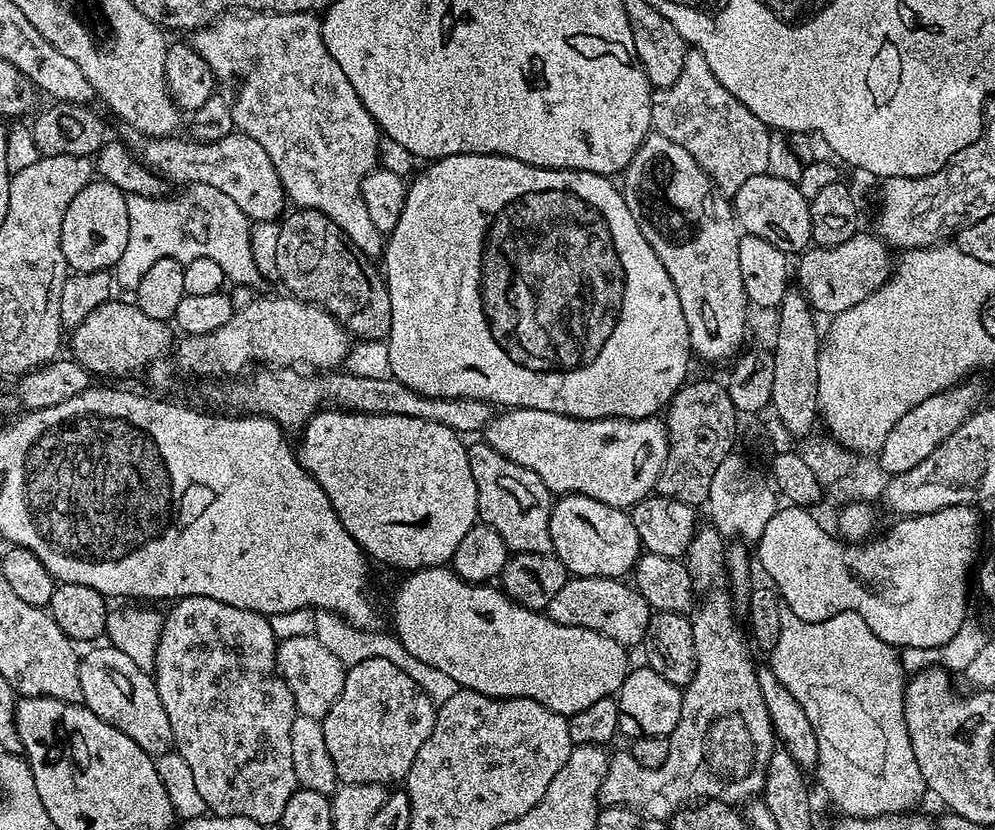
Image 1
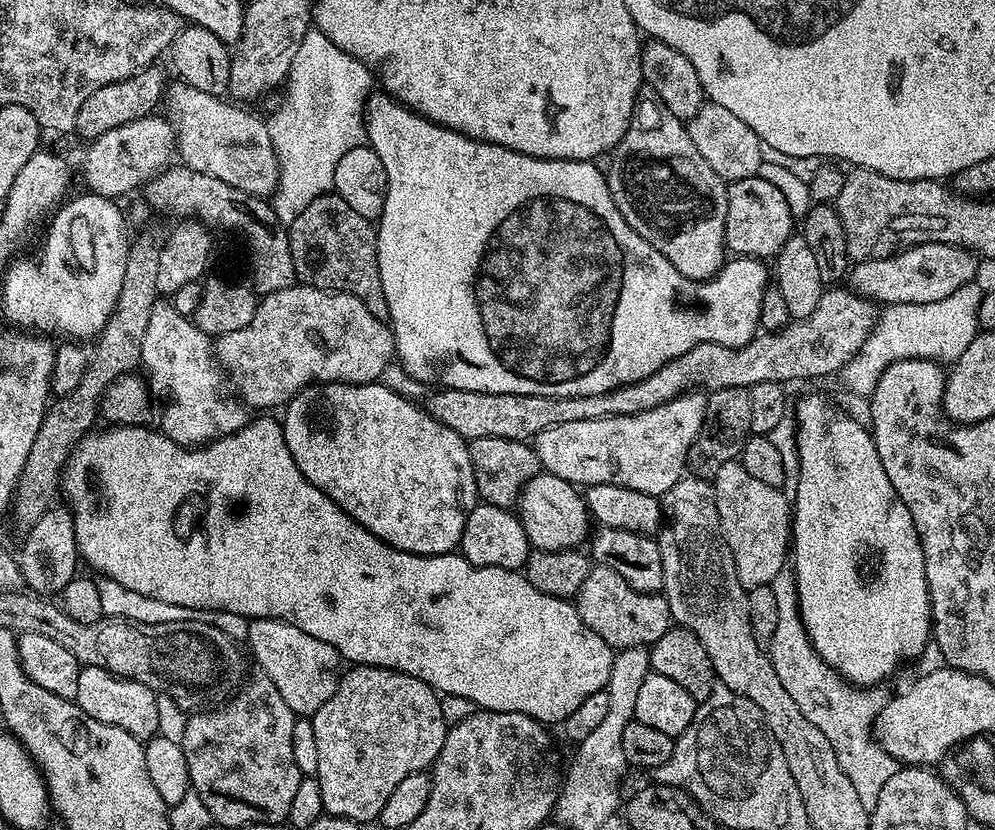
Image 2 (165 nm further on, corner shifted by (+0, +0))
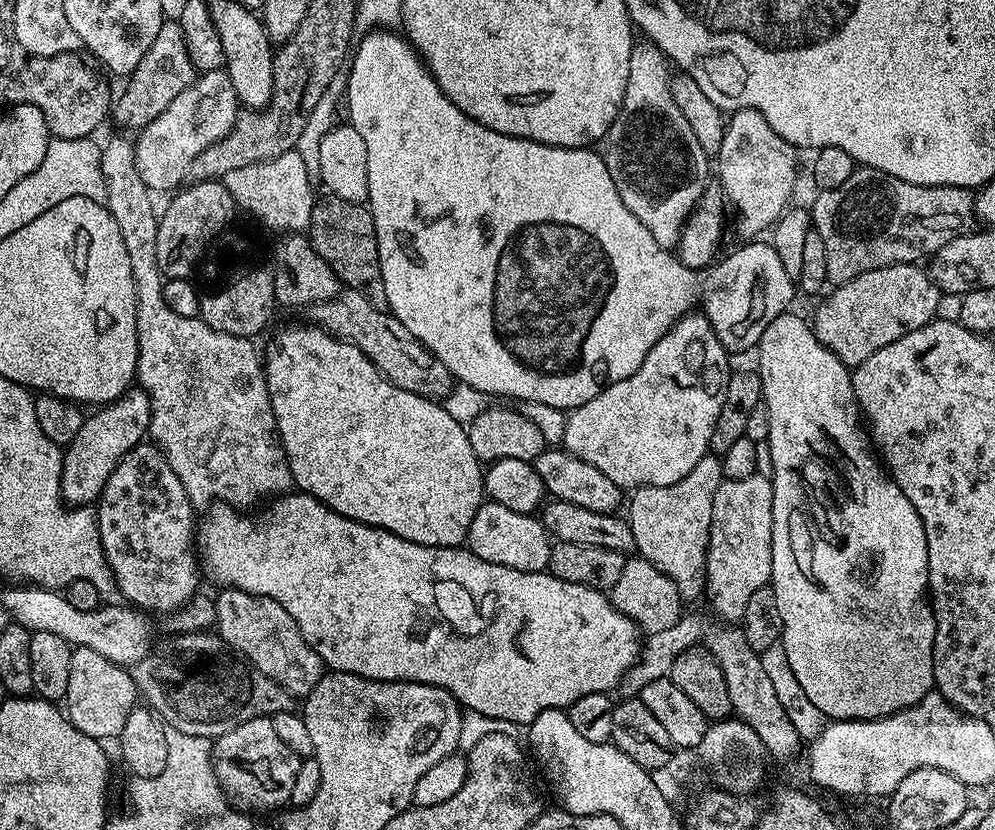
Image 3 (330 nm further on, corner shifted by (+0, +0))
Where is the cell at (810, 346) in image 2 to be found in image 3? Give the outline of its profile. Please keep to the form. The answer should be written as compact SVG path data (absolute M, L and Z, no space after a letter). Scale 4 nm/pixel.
M919 263L891 264L878 270L866 270L850 282L835 285L831 289L833 292L829 291L816 308L814 331L818 342L831 350L847 368L855 370L859 364L866 362L866 358L870 358L870 354L882 350L882 346L890 346L890 342L898 342L898 338L906 338L906 334L937 319L936 311L942 293L931 275L920 267Z

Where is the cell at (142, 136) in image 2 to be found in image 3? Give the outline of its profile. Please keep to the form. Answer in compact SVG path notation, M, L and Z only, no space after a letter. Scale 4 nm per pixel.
M221 70L197 75L192 84L186 86L186 90L182 90L182 94L178 94L178 98L174 98L174 102L170 102L170 106L166 106L166 110L158 114L158 118L154 118L154 122L139 129L137 136L140 137L135 137L134 143L136 145L136 165L138 174L142 174L142 182L146 182L146 186L156 194L168 191L171 193L179 189L185 183L190 170L190 162L194 162L198 154L214 146L214 142L221 140L230 131L241 108L242 105L234 94L234 86L230 86L227 72Z

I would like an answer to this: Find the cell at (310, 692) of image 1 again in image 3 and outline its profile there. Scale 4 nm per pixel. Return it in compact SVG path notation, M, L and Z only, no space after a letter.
M229 588L221 591L221 593L221 596L217 595L215 597L216 623L214 628L218 635L233 650L239 652L249 664L254 665L258 670L262 670L262 674L266 674L274 682L281 684L292 697L303 698L309 696L314 690L314 686L318 686L320 679L325 676L326 665L320 655L308 645L306 638L302 638L294 618L290 618L290 614L286 614L286 610L282 610L282 606L278 606L278 602L274 602L265 596L246 594L245 592L239 592L236 588Z

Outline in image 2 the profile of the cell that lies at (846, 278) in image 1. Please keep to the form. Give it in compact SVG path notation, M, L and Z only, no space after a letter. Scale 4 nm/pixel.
M942 242L915 244L913 248L901 248L886 258L859 261L851 269L850 284L859 296L880 306L942 302L942 298L950 298L954 290L977 279L976 263L977 257L966 248L955 248Z

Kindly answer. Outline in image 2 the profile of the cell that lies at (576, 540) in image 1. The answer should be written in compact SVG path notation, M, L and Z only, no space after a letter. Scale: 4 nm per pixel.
M540 471L537 476L530 478L522 490L518 501L518 515L522 526L526 530L529 545L536 550L566 550L567 548L579 549L580 543L587 541L590 536L590 517L588 507L584 501L581 489L577 485L566 482L549 472Z

